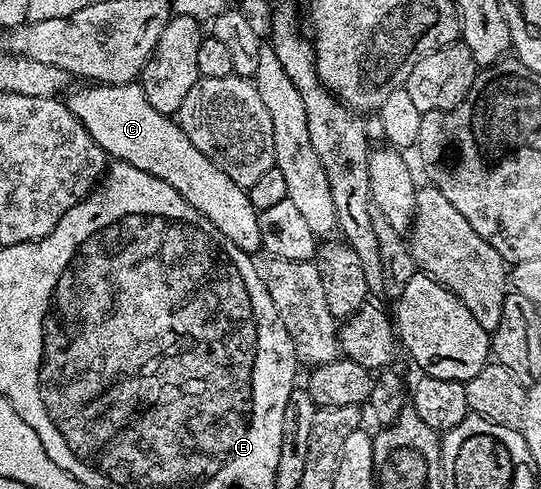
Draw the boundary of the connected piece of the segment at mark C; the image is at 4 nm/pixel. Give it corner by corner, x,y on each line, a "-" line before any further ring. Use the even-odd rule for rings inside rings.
92,83
83,87
87,88
76,87
66,97
67,109
78,118
81,126
85,126
85,130
89,130
93,142
97,142
97,146
101,146
101,150
107,153
112,161
129,162
129,166
137,166
137,170
145,170
145,174
153,174
169,182
169,186
173,186
173,190
177,190
177,194
181,194
181,198
185,198
189,206
205,214
205,218
209,218
209,222
213,222
213,226
217,226
217,230
221,230
221,234
225,234
225,238
229,238
229,242
233,242
233,246
237,246
241,251
255,254
255,251
258,253
262,249
260,213
247,196
247,189
233,182
233,178
229,178
225,170
221,170
212,160
205,158
205,154
201,154
201,150
197,150
197,146
189,142
189,138
172,117
162,116
157,110
153,110
153,106
149,106
142,83

